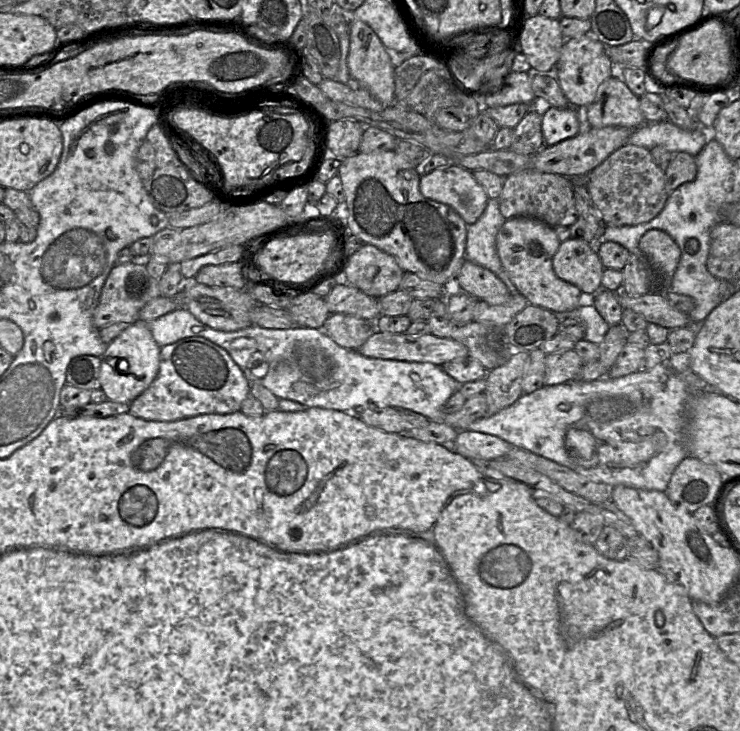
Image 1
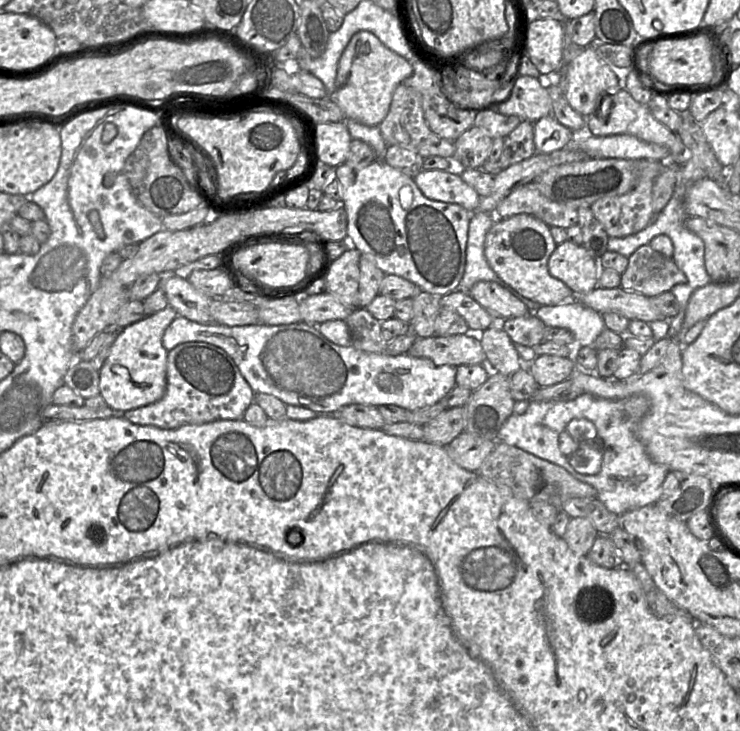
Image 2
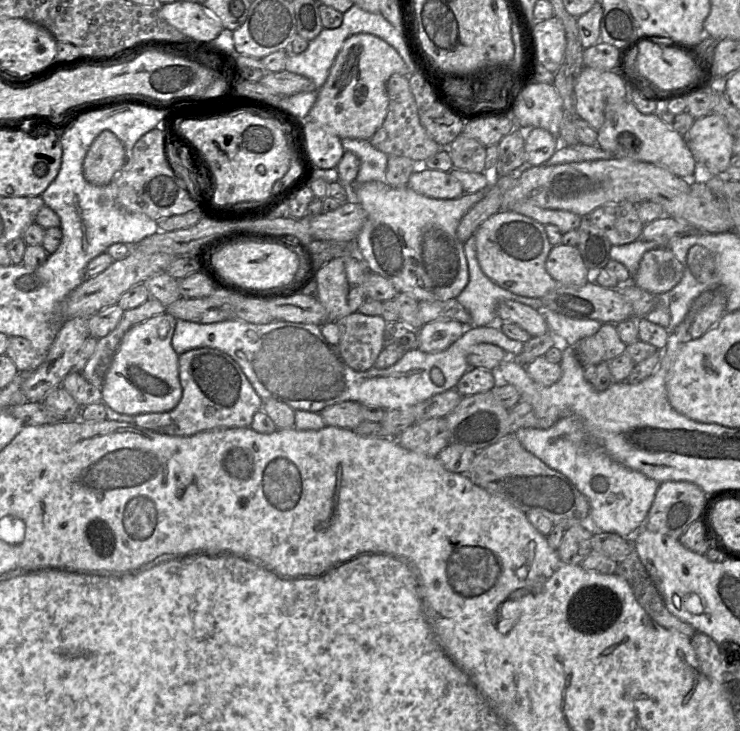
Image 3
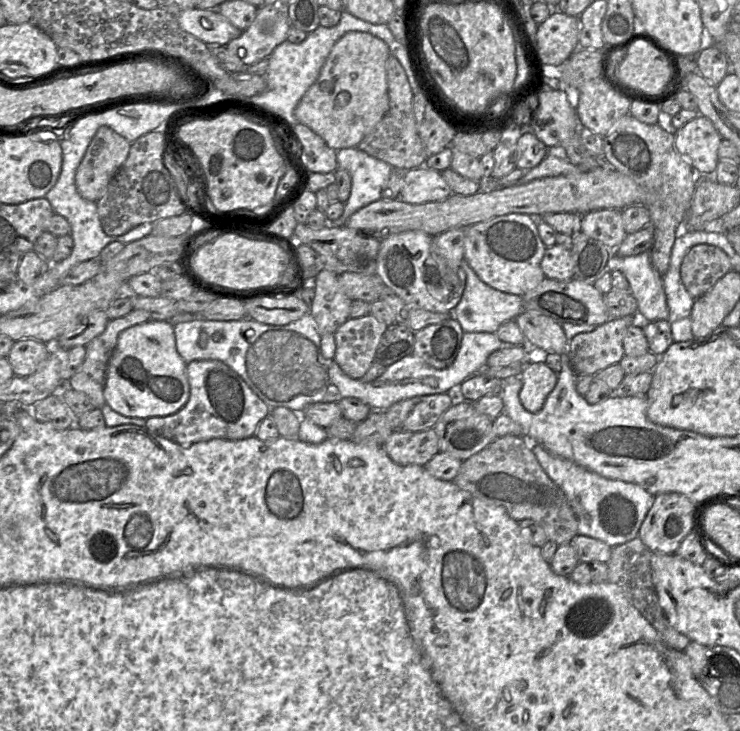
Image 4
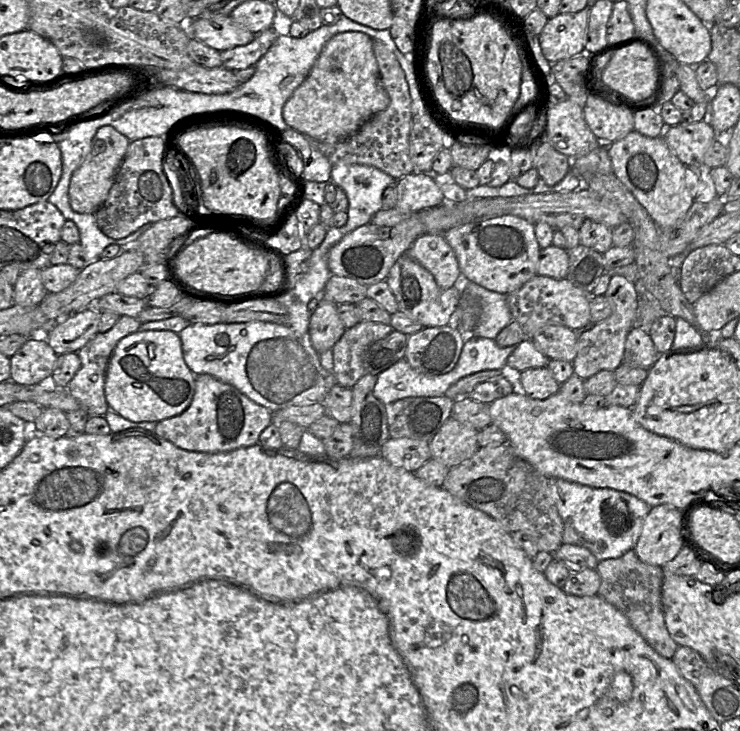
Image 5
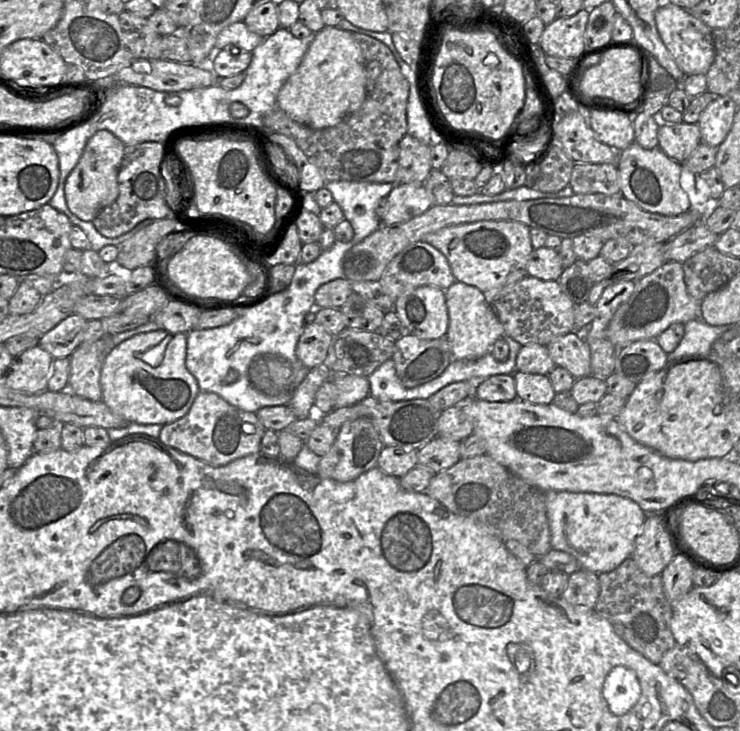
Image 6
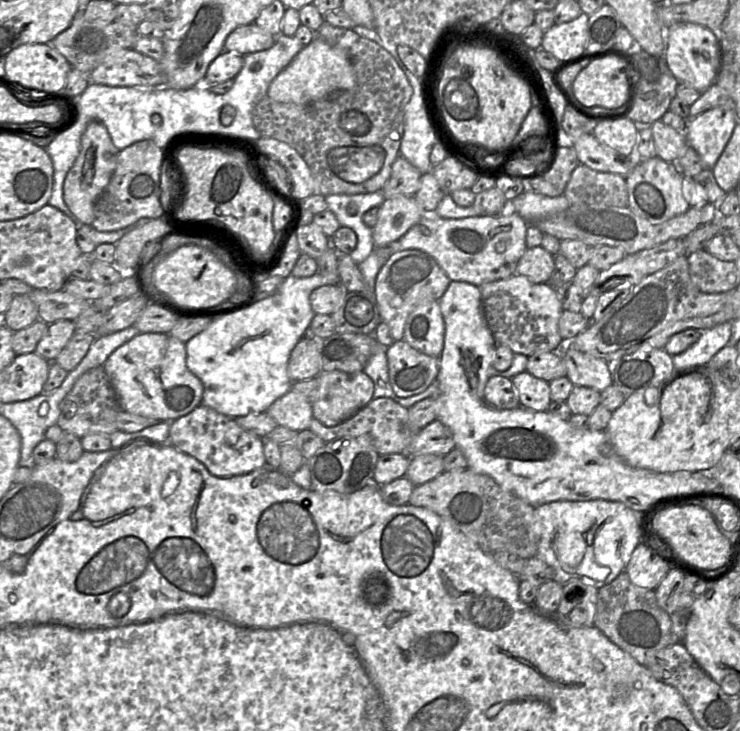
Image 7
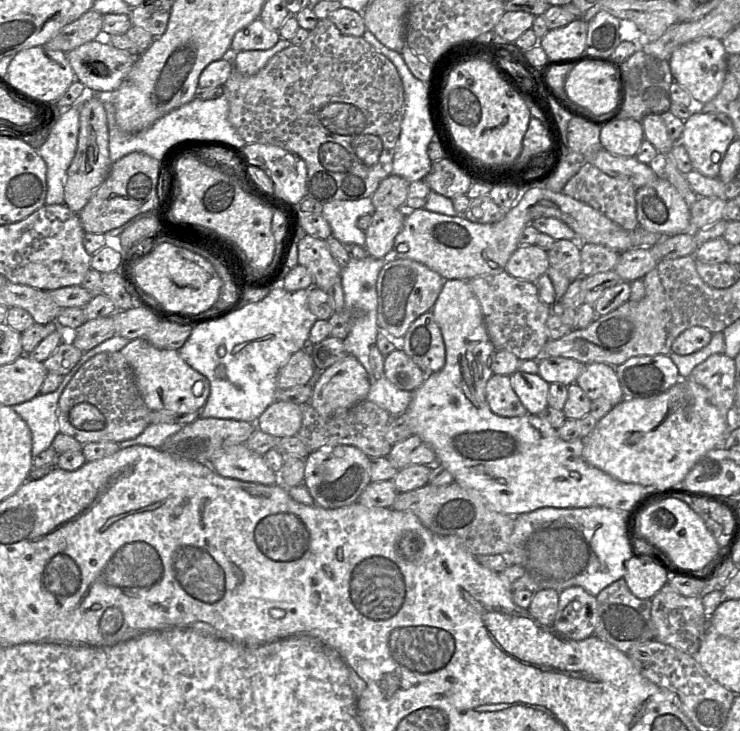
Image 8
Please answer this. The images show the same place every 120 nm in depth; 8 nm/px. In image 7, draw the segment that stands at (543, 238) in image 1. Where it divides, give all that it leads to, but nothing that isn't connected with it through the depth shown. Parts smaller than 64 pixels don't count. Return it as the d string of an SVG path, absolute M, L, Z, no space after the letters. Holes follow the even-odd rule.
M424 212L420 221L393 246L394 252L418 249L431 255L451 281L481 286L502 280L516 273L517 264L527 250L529 224L517 213L463 219L441 218L434 212Z

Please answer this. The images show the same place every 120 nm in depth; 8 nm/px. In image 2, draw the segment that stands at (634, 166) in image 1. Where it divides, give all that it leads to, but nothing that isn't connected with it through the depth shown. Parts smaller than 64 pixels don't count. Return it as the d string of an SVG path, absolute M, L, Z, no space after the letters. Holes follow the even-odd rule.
M646 158L632 159L638 171L638 182L629 192L612 197L603 197L596 200L591 210L598 221L603 225L609 237L625 237L635 234L648 226L655 217L652 203L652 190L657 177L664 169L664 164L657 160Z

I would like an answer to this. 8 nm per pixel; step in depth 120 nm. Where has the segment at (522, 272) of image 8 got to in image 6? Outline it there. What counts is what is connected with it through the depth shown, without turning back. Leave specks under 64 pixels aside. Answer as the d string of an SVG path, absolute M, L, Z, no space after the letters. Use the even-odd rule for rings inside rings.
M543 246L534 249L527 262L527 275L543 281L557 281L564 271L557 250Z

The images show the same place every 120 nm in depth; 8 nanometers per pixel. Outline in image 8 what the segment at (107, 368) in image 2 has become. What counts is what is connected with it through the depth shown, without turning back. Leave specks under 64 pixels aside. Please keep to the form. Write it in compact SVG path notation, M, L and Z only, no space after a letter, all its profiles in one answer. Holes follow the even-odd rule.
M137 338L129 341L120 353L131 366L138 390L150 411L189 413L203 408L210 394L210 382L191 368L177 350L159 349L145 338Z

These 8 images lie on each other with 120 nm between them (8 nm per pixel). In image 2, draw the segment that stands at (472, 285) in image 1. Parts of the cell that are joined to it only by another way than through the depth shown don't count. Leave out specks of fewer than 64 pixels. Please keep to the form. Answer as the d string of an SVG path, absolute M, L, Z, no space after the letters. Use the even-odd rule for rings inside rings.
M494 281L475 283L469 294L496 318L507 319L530 313L528 307L521 300Z

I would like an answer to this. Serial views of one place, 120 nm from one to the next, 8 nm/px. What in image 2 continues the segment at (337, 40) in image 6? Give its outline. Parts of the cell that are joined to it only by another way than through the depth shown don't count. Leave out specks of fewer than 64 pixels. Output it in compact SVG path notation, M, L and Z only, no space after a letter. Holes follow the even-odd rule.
M359 31L352 36L339 60L333 101L341 108L346 119L367 126L379 126L389 113L395 89L412 74L413 67L408 60L386 47L373 33Z

